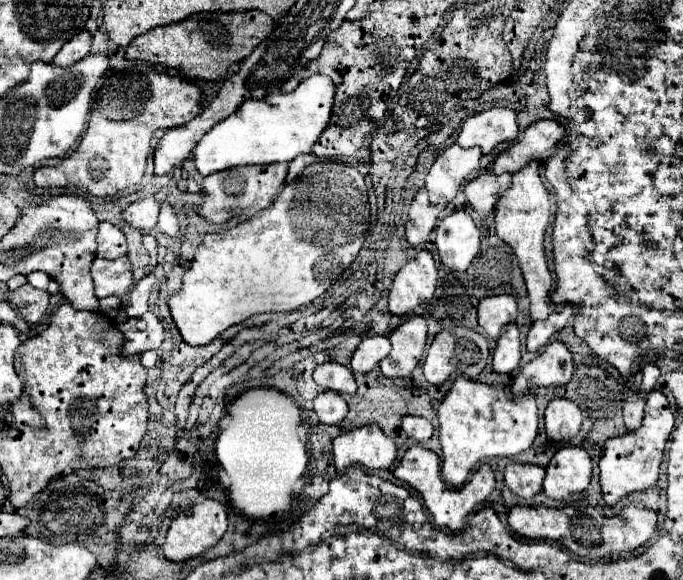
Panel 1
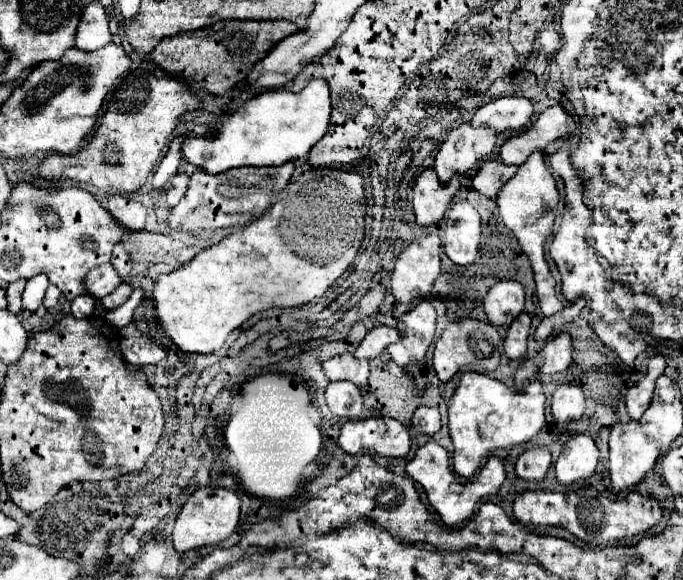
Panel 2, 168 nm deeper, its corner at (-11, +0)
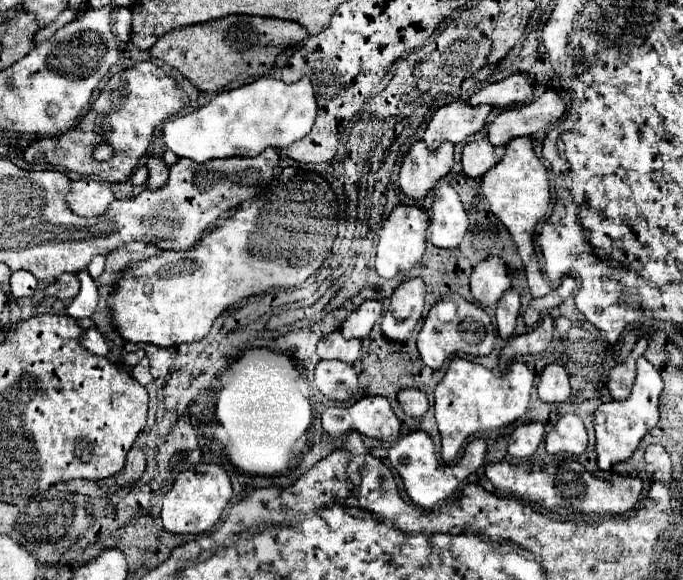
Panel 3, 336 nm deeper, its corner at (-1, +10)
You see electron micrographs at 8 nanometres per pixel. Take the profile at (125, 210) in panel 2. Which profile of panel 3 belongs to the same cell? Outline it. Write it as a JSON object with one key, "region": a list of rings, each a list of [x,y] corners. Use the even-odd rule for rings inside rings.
{"region":[[[92,179],[72,181],[66,197],[70,211],[82,217],[104,215],[104,211],[112,201],[114,201],[114,193],[110,191],[110,185],[104,181],[92,181]]]}

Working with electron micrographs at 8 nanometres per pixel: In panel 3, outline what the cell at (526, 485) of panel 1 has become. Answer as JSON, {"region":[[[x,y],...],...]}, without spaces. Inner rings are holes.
{"region":[[[540,421],[524,423],[510,433],[508,453],[512,457],[530,457],[544,437],[544,425]]]}

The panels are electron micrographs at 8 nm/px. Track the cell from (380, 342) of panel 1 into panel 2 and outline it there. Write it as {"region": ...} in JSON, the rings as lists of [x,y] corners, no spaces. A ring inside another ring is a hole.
{"region":[[[378,325],[378,327],[374,327],[372,331],[366,333],[366,337],[364,337],[364,341],[358,345],[354,357],[372,361],[372,359],[376,359],[380,353],[384,353],[390,343],[396,343],[396,339],[398,339],[398,331],[396,331],[394,327]]]}

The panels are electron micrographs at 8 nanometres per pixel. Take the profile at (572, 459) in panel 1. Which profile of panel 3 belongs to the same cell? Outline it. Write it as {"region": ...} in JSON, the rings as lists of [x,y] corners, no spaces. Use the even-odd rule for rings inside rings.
{"region":[[[574,413],[562,415],[556,421],[556,425],[546,433],[544,445],[548,453],[560,453],[560,451],[574,453],[574,455],[584,453],[588,445],[588,435],[582,419]]]}

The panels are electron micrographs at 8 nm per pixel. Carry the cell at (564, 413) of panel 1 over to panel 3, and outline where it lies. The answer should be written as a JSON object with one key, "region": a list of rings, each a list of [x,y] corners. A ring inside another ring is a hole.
{"region":[[[550,363],[544,367],[538,381],[538,397],[544,403],[562,403],[570,397],[570,381],[562,365]]]}

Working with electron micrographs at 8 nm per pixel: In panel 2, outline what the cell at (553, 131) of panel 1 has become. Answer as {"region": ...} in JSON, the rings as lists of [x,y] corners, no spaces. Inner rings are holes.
{"region":[[[554,105],[546,109],[528,131],[508,139],[500,149],[500,159],[506,165],[522,165],[534,151],[544,151],[548,143],[566,137],[570,129],[572,117],[560,105]]]}

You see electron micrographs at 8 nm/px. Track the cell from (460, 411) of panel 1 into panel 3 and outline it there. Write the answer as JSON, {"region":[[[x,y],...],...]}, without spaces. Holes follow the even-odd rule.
{"region":[[[460,357],[452,359],[444,379],[436,385],[434,391],[436,395],[434,413],[442,439],[442,447],[440,447],[442,459],[446,463],[456,461],[462,445],[476,431],[508,427],[516,419],[520,419],[528,407],[532,385],[534,385],[534,375],[524,363],[514,363],[508,373],[496,375],[490,369],[472,363],[468,359],[460,359]]]}

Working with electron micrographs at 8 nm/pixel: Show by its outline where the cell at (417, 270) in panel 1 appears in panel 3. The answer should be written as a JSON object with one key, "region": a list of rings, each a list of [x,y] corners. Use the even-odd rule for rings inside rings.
{"region":[[[400,203],[392,209],[388,219],[382,225],[378,253],[376,253],[376,271],[378,275],[392,279],[402,271],[410,271],[424,255],[426,249],[426,233],[428,233],[428,215],[420,209],[420,205]]]}

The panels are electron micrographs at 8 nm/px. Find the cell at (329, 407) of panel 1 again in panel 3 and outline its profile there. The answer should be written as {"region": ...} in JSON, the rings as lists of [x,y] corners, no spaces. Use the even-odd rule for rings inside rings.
{"region":[[[332,359],[318,361],[314,371],[314,381],[322,395],[332,401],[348,401],[358,389],[358,375],[350,363]]]}

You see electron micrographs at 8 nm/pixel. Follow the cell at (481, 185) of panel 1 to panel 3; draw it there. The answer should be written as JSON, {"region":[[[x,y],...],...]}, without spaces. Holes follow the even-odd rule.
{"region":[[[486,137],[472,139],[462,149],[462,171],[466,177],[478,179],[494,167],[504,155],[504,147],[494,147]]]}

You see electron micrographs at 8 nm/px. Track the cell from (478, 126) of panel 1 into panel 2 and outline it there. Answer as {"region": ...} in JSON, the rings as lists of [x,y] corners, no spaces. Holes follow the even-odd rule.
{"region":[[[502,97],[480,107],[474,117],[474,127],[492,127],[496,133],[518,133],[530,121],[534,109],[524,97]]]}

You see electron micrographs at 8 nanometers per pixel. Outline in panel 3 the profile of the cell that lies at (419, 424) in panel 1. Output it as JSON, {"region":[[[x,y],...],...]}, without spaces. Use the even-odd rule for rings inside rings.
{"region":[[[402,389],[402,393],[398,393],[398,403],[410,417],[422,417],[428,409],[428,399],[418,389]]]}

